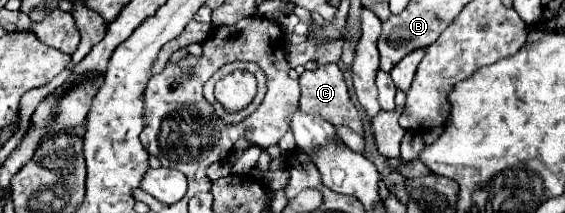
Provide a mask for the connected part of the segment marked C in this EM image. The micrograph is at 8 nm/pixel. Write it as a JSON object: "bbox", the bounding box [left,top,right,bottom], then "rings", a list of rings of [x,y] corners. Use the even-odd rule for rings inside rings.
{"bbox":[298,65,364,135],"rings":[[[320,65],[314,71],[304,71],[298,81],[300,81],[300,89],[302,89],[302,95],[300,95],[302,111],[320,115],[332,125],[346,125],[360,135],[364,133],[362,131],[362,121],[358,117],[358,111],[356,111],[354,103],[348,97],[348,87],[346,87],[346,81],[344,81],[342,71],[338,69],[338,65]]]}

